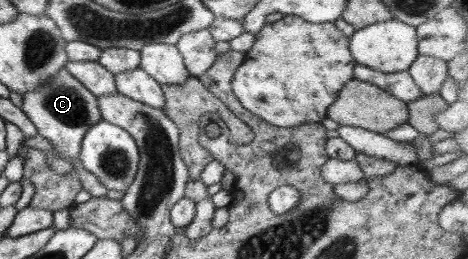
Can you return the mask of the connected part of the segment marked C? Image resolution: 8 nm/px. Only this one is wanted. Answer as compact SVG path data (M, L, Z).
M65 66L54 73L48 83L38 85L33 92L24 93L23 99L21 109L38 129L38 135L52 143L59 157L67 161L78 158L84 134L102 120L97 97L70 74Z

